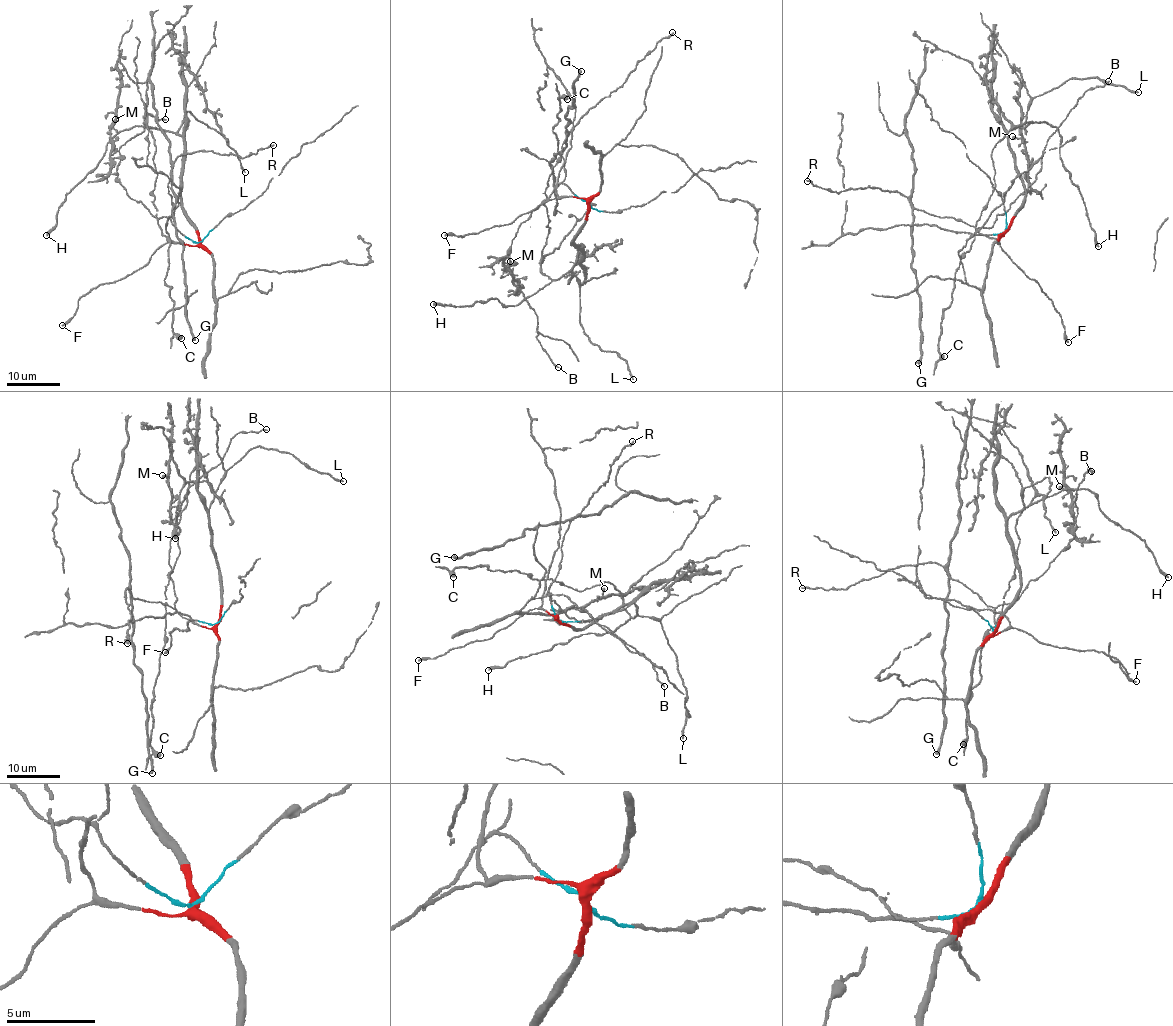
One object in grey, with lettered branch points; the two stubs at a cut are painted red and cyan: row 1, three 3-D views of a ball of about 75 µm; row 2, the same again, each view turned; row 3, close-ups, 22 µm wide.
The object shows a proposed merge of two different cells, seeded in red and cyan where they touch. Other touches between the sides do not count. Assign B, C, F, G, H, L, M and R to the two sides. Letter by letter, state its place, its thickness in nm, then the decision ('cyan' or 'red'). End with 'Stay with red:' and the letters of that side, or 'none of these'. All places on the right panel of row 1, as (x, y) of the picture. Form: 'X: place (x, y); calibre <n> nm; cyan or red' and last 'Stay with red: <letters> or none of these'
B: place (1108, 81); calibre 160 nm; cyan
C: place (944, 356); calibre 550 nm; red
F: place (1068, 342); calibre 200 nm; red
G: place (918, 363); calibre 360 nm; cyan
H: place (1098, 246); calibre 360 nm; red
L: place (1138, 92); calibre 180 nm; red
M: place (1012, 136); calibre 300 nm; cyan
R: place (807, 181); calibre 180 nm; cyan
Stay with red: C, F, H, L

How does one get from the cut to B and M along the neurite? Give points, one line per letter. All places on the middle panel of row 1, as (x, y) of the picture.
B: (588, 205), (568, 186), (558, 184), (521, 224), (511, 244), (512, 283), (536, 314), (538, 340), (558, 367)
M: (588, 205), (568, 186), (558, 184), (521, 224), (509, 255), (504, 257), (505, 270), (510, 261)

